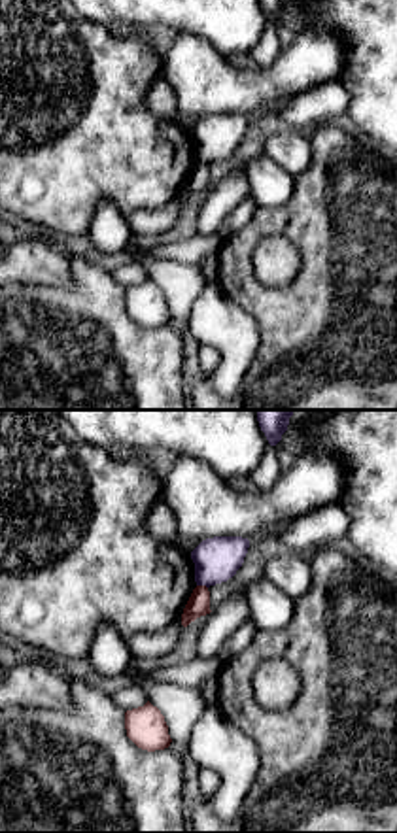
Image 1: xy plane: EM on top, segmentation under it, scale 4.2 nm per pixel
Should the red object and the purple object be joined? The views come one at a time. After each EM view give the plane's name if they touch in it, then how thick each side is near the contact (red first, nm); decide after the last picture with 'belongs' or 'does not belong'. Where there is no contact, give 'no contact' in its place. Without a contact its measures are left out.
contact in xy; calibres 100 and 190 nm

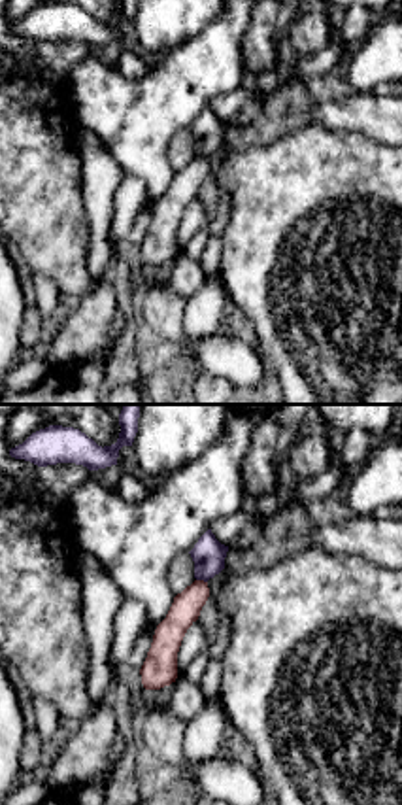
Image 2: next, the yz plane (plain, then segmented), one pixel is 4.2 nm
contact in yz; calibres 130 and 140 nm

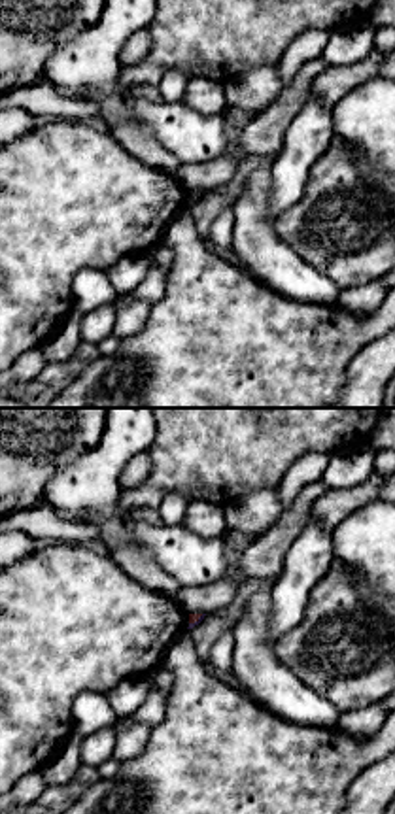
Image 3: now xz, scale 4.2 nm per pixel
contact in xz; calibres 40 and 20 nm

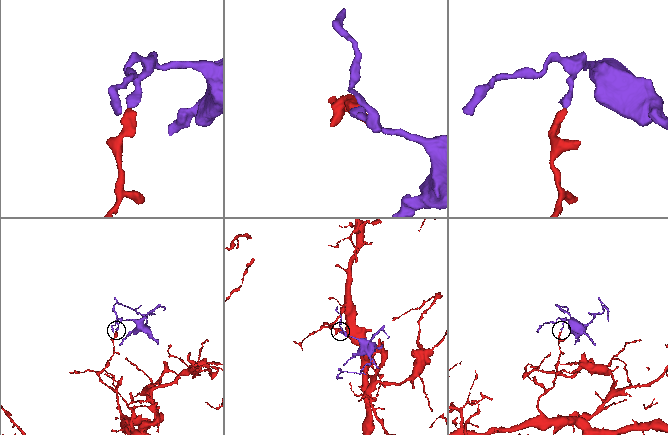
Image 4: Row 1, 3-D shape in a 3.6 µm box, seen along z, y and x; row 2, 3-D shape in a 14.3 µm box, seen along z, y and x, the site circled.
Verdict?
does not belong

